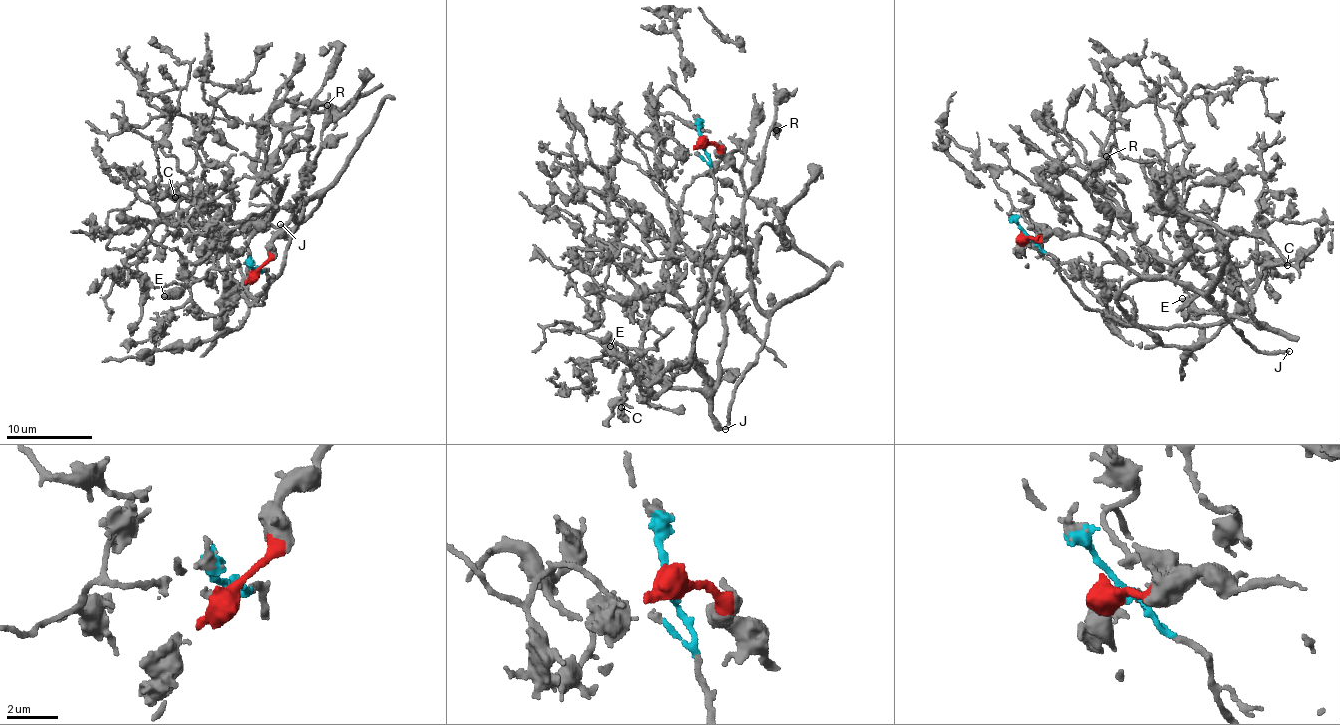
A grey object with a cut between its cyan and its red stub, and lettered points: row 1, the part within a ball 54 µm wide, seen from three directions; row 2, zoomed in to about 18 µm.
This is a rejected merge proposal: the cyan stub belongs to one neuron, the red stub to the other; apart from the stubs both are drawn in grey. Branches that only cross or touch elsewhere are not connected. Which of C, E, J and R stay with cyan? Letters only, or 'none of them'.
C

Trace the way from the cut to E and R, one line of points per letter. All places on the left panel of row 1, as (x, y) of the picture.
E: (254, 270), (297, 212), (280, 276), (259, 300), (246, 303), (245, 279), (219, 242), (185, 286), (163, 296)
R: (254, 270), (269, 257), (269, 245), (299, 204), (304, 169), (321, 151), (327, 104)

